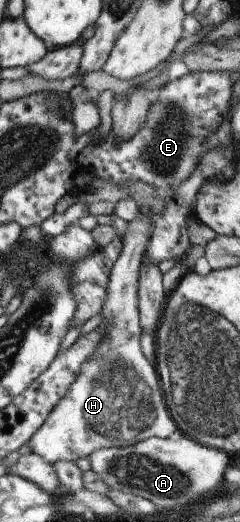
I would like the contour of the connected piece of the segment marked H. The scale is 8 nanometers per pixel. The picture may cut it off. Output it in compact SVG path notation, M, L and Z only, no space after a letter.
M139 204L139 217L125 223L122 249L117 260L110 267L106 286L106 299L102 306L101 322L108 323L104 341L96 353L80 368L78 377L68 388L67 394L53 407L43 424L28 440L31 454L41 457L47 464L56 461L75 462L91 453L112 446L129 446L148 438L167 438L176 430L168 415L162 397L160 382L154 367L149 365L139 346L140 326L138 325L137 289L138 272L144 259L145 249L152 233L152 212L148 206Z

